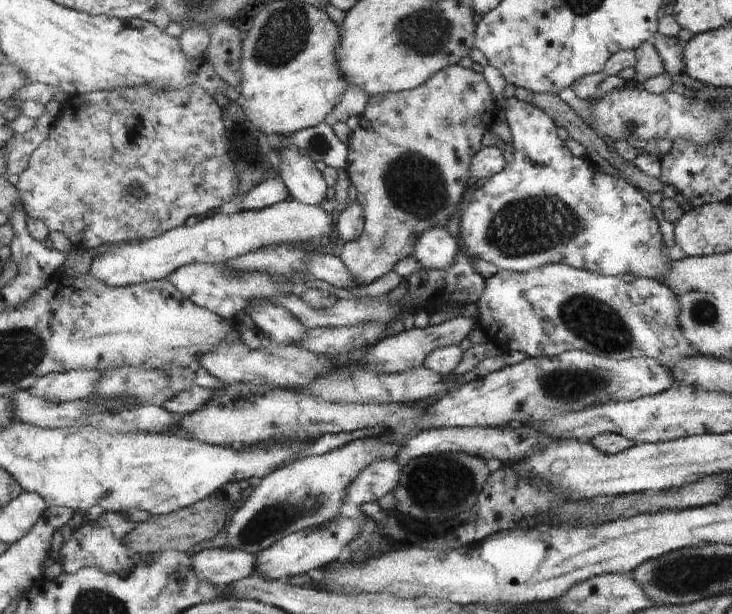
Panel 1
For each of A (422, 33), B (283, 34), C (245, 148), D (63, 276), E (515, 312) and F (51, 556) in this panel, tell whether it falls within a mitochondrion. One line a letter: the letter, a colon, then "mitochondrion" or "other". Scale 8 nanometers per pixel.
A: mitochondrion
B: mitochondrion
C: mitochondrion
D: other
E: other
F: other

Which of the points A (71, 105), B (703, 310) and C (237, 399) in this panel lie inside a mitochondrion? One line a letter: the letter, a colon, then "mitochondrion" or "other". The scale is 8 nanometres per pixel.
A: other
B: mitochondrion
C: other

